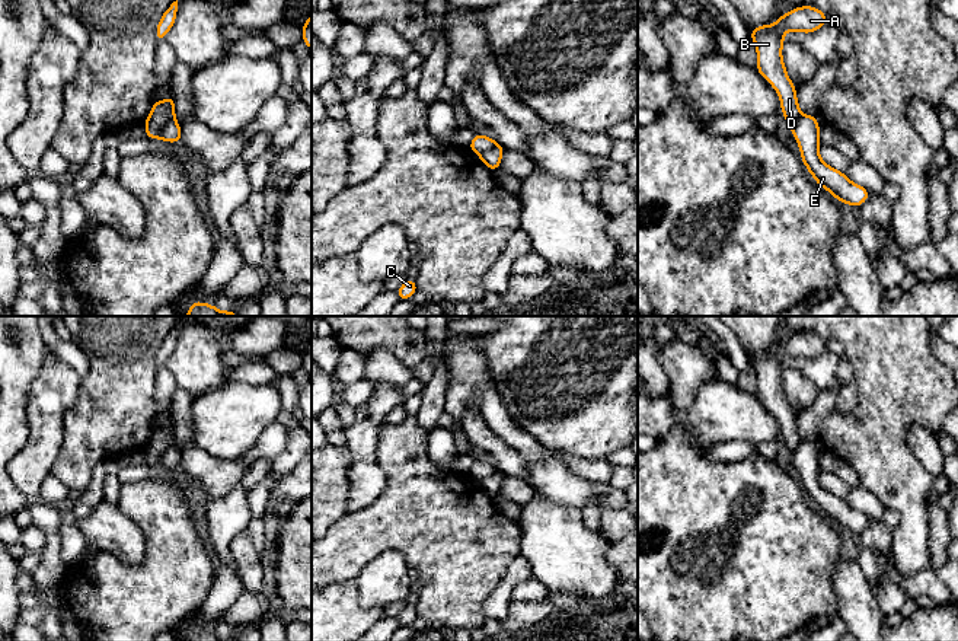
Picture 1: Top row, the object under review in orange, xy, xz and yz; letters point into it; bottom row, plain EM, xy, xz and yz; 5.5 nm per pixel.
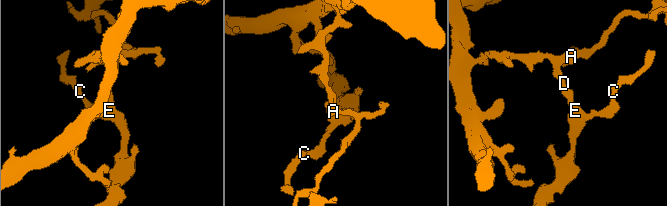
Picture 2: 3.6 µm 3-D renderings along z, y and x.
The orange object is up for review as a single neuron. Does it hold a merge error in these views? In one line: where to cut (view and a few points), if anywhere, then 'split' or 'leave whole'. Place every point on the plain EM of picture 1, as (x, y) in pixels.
xy (173, 445), (162, 453), (156, 463) | split

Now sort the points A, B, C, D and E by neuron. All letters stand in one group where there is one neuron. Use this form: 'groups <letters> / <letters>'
groups A B D / C E

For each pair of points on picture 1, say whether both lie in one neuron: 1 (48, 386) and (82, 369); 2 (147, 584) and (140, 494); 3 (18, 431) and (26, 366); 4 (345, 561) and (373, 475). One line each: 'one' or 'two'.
1: two
2: one
3: one
4: two

